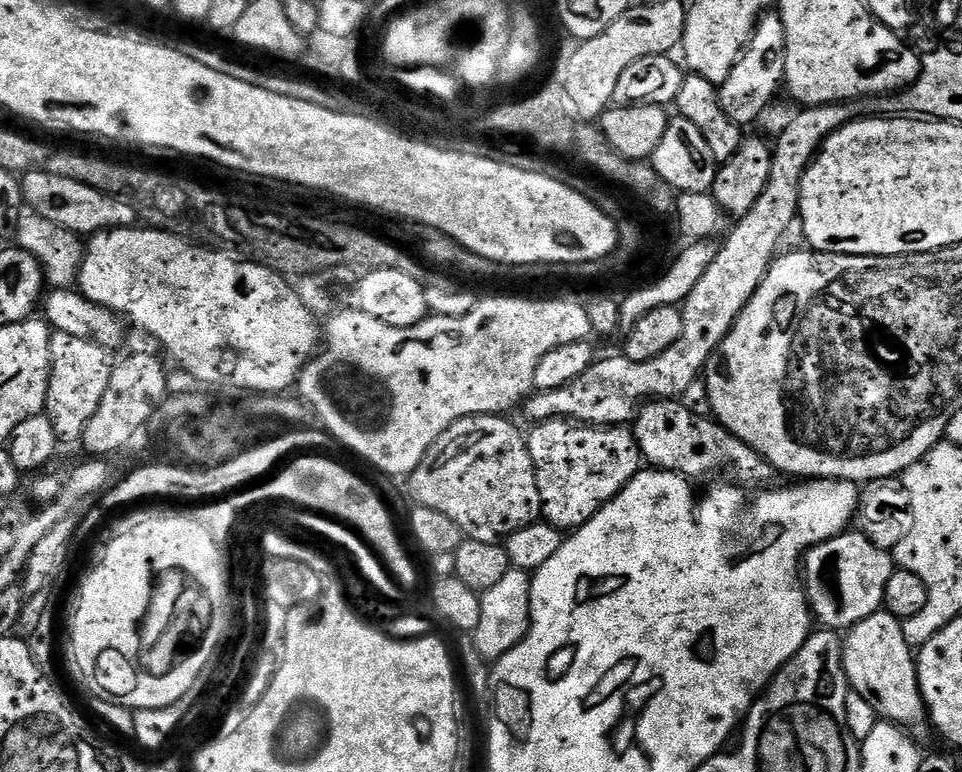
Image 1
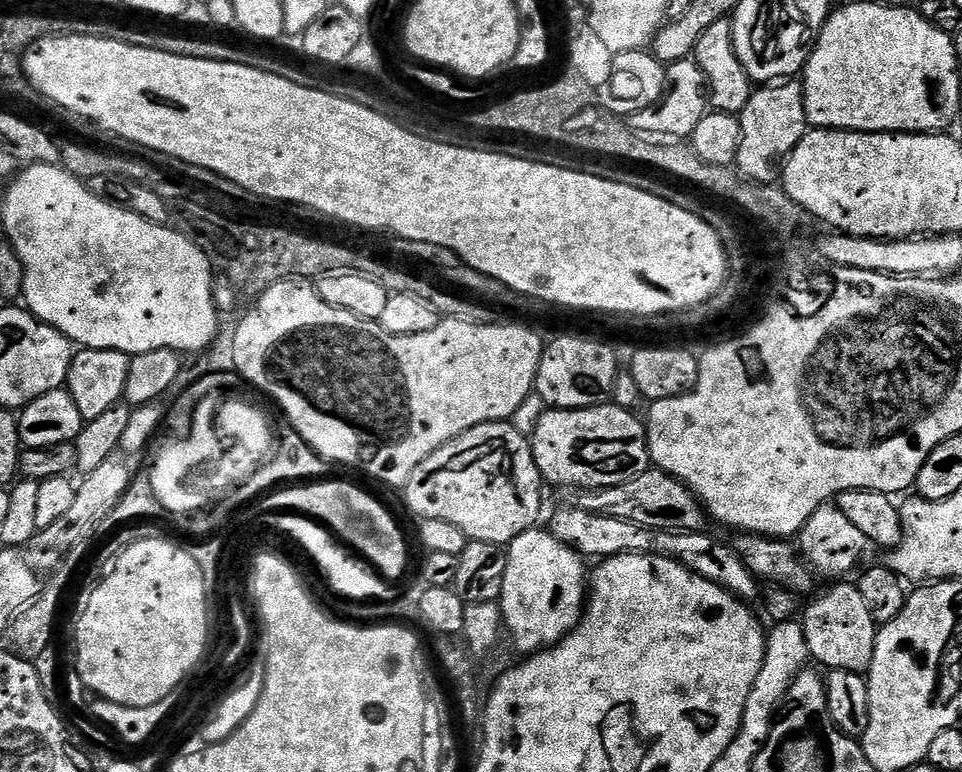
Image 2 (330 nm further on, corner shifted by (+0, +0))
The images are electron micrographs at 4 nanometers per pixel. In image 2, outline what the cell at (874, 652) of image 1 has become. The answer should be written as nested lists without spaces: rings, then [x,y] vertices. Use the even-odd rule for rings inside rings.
[[[836,582],[833,588],[828,588],[817,600],[812,600],[802,612],[808,655],[813,661],[825,664],[825,669],[838,672],[867,673],[874,658],[876,633],[878,626],[870,614],[862,598],[859,587],[855,583]]]

